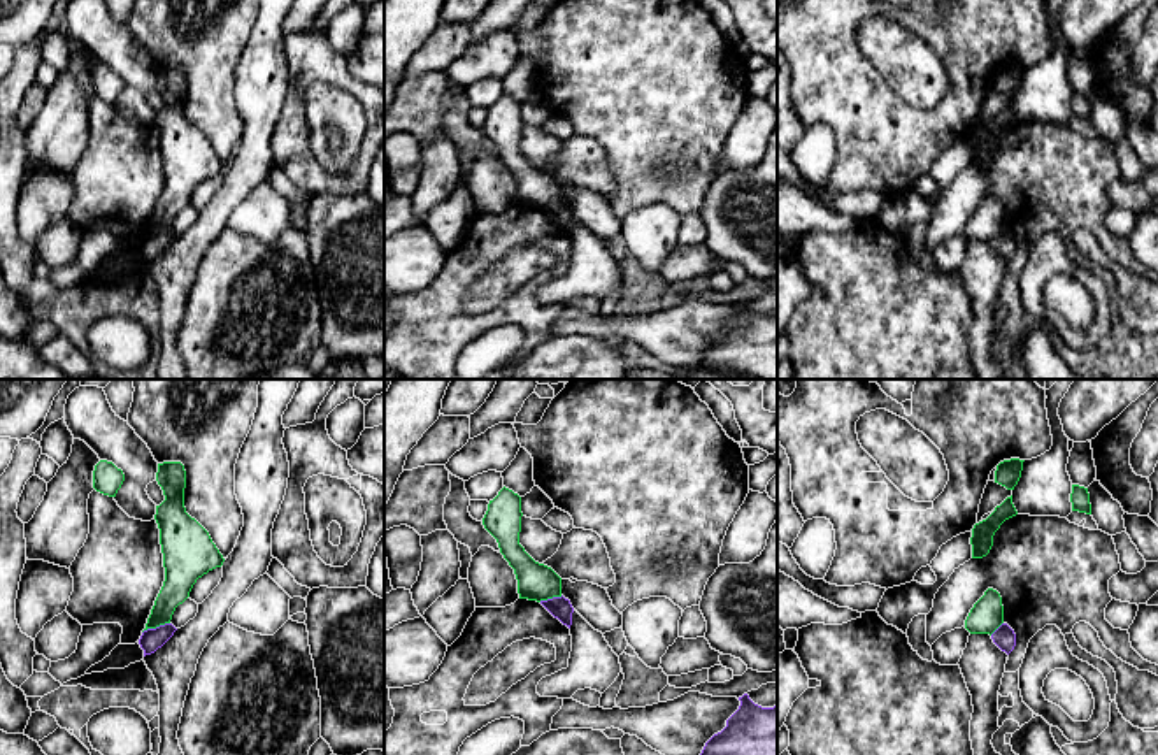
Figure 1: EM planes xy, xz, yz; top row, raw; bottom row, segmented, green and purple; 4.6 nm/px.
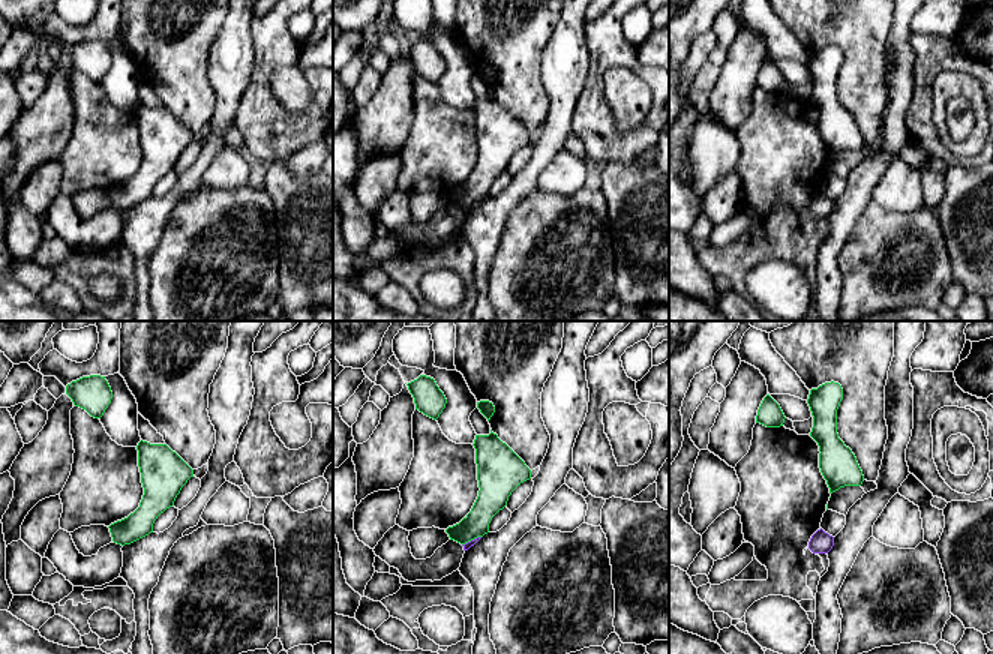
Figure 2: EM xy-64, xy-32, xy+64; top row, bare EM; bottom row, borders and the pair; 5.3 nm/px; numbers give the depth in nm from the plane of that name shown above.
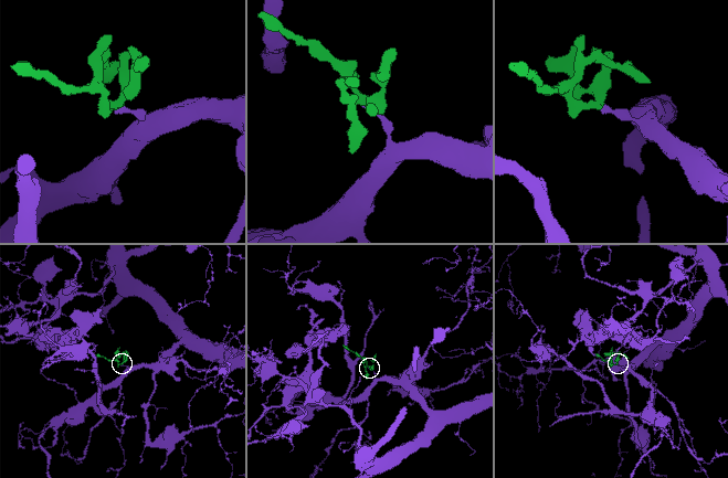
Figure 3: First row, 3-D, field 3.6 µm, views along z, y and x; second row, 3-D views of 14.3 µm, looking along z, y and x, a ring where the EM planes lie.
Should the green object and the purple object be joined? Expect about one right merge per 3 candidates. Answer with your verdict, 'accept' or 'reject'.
reject

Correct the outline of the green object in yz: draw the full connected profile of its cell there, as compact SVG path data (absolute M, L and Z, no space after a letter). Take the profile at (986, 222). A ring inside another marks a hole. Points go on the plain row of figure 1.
M988 195L970 216L965 235L970 241L993 241L1004 230L1002 204L997 197Z

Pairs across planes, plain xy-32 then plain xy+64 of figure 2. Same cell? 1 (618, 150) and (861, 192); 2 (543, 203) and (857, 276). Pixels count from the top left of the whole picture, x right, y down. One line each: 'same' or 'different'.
1: different
2: same

